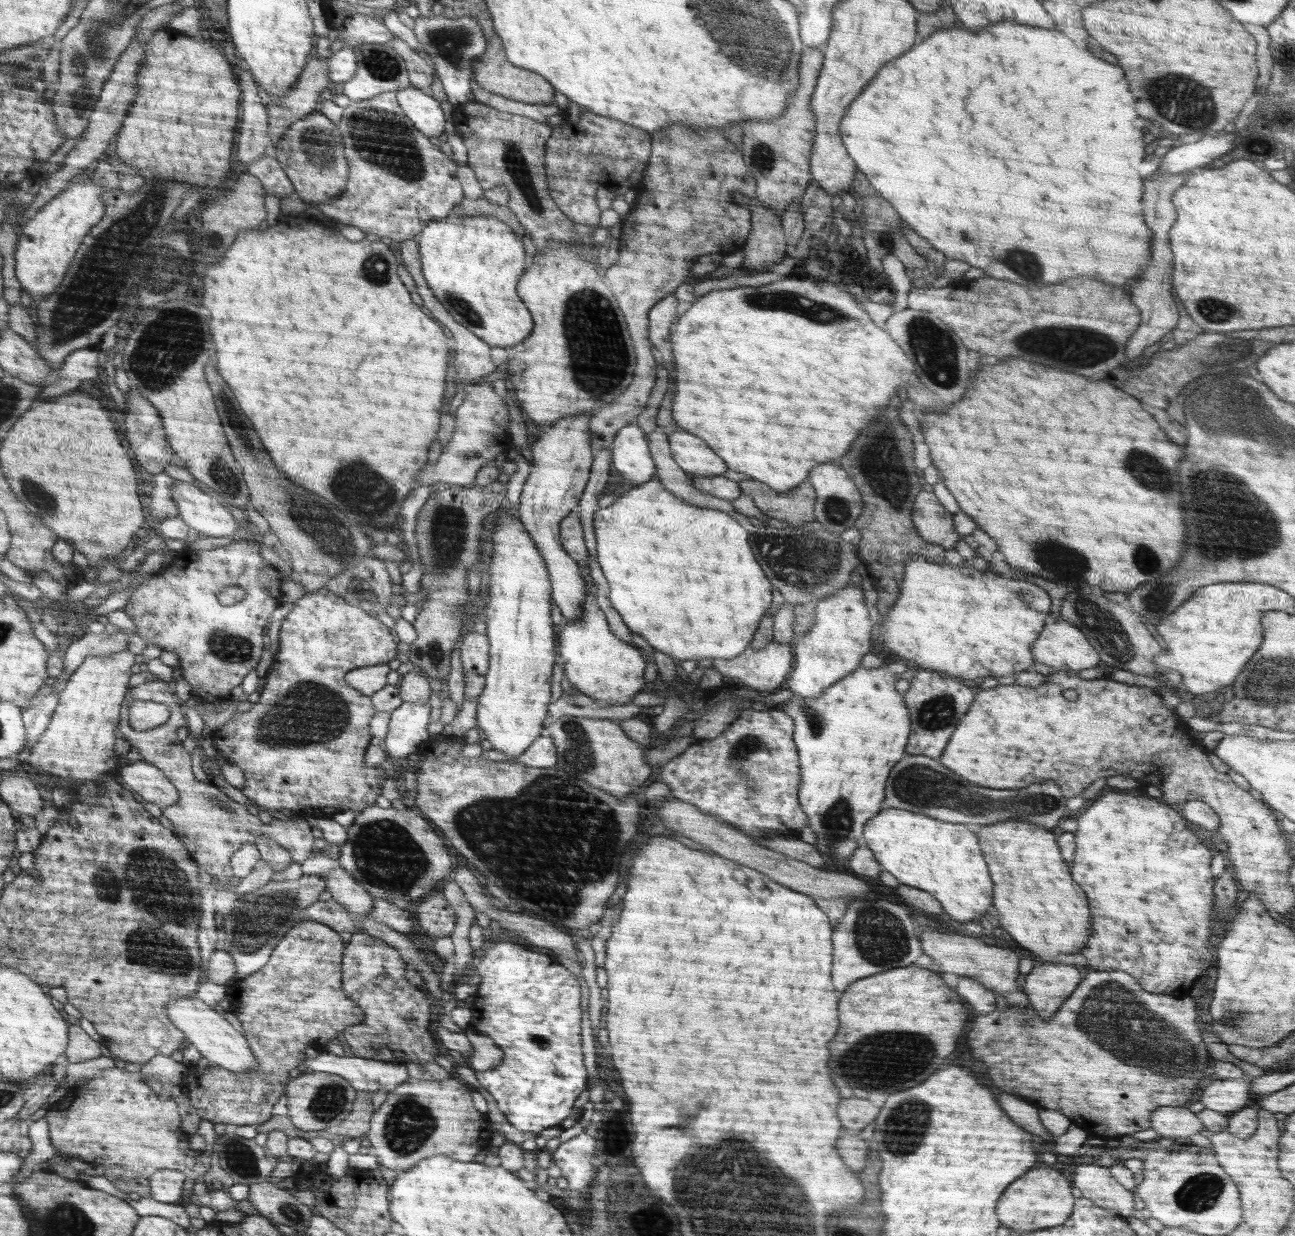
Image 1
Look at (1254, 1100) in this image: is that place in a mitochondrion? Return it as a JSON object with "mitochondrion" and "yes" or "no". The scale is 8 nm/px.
{"mitochondrion":"no"}

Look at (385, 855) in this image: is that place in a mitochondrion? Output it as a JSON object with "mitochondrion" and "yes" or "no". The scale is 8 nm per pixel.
{"mitochondrion":"yes"}

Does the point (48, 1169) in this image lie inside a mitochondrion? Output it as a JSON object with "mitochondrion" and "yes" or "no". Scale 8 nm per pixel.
{"mitochondrion":"no"}

